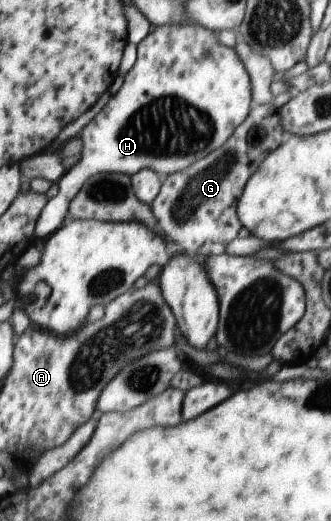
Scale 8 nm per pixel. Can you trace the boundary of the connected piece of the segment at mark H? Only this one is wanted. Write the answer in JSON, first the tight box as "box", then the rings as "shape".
{"box":[35,23,253,242],"shape":[[[196,23],[166,24],[166,26],[155,27],[154,30],[138,44],[138,58],[136,64],[125,76],[121,88],[110,98],[109,102],[101,111],[80,130],[79,135],[84,141],[82,158],[59,180],[57,184],[59,188],[58,194],[48,201],[47,206],[44,207],[42,214],[39,216],[39,222],[35,228],[35,239],[45,242],[49,236],[56,234],[56,232],[64,226],[64,223],[67,222],[70,217],[70,203],[75,199],[76,194],[82,190],[84,184],[86,184],[92,176],[99,175],[100,172],[118,172],[132,176],[144,169],[152,169],[165,178],[174,172],[187,170],[190,166],[193,166],[196,160],[202,160],[203,158],[206,158],[206,156],[211,155],[215,150],[222,148],[224,144],[231,140],[232,135],[235,134],[236,128],[251,114],[253,95],[251,73],[248,72],[247,66],[244,64],[242,58],[240,58],[235,47],[228,47],[218,42],[217,33]]]}

